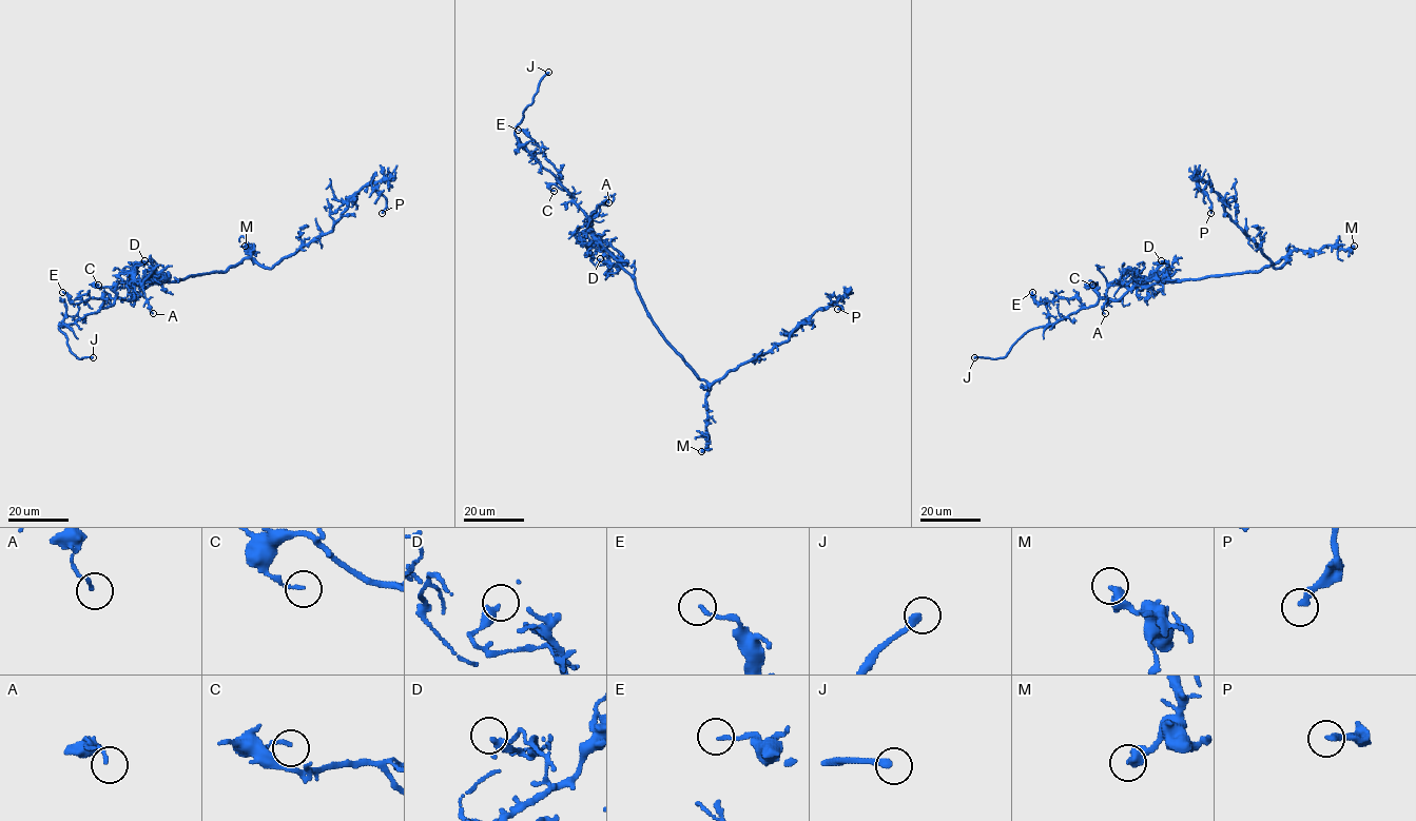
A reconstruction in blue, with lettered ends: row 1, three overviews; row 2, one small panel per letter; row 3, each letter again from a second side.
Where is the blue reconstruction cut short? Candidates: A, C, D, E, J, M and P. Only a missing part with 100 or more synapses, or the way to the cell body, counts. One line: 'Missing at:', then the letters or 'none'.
Missing at: J

